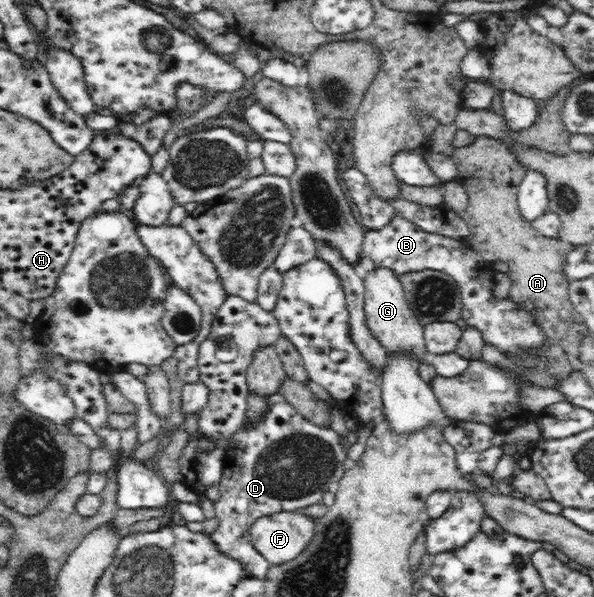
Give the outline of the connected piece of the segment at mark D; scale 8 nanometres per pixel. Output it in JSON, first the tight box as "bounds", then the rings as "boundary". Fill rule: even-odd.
{"bounds":[207,394,359,581],"boundary":[[[272,394],[270,399],[272,406],[267,414],[268,418],[250,430],[238,430],[233,435],[233,443],[223,451],[225,475],[219,487],[221,494],[219,501],[214,502],[219,527],[213,533],[207,534],[219,554],[239,562],[245,578],[262,581],[269,577],[269,569],[274,564],[253,545],[250,538],[253,523],[269,514],[297,512],[305,507],[322,503],[325,493],[335,492],[341,483],[349,466],[349,448],[359,441],[358,429],[354,431],[349,429],[345,435],[339,435],[329,424],[313,423],[311,419],[301,415],[301,412],[287,403],[281,394]]]}

